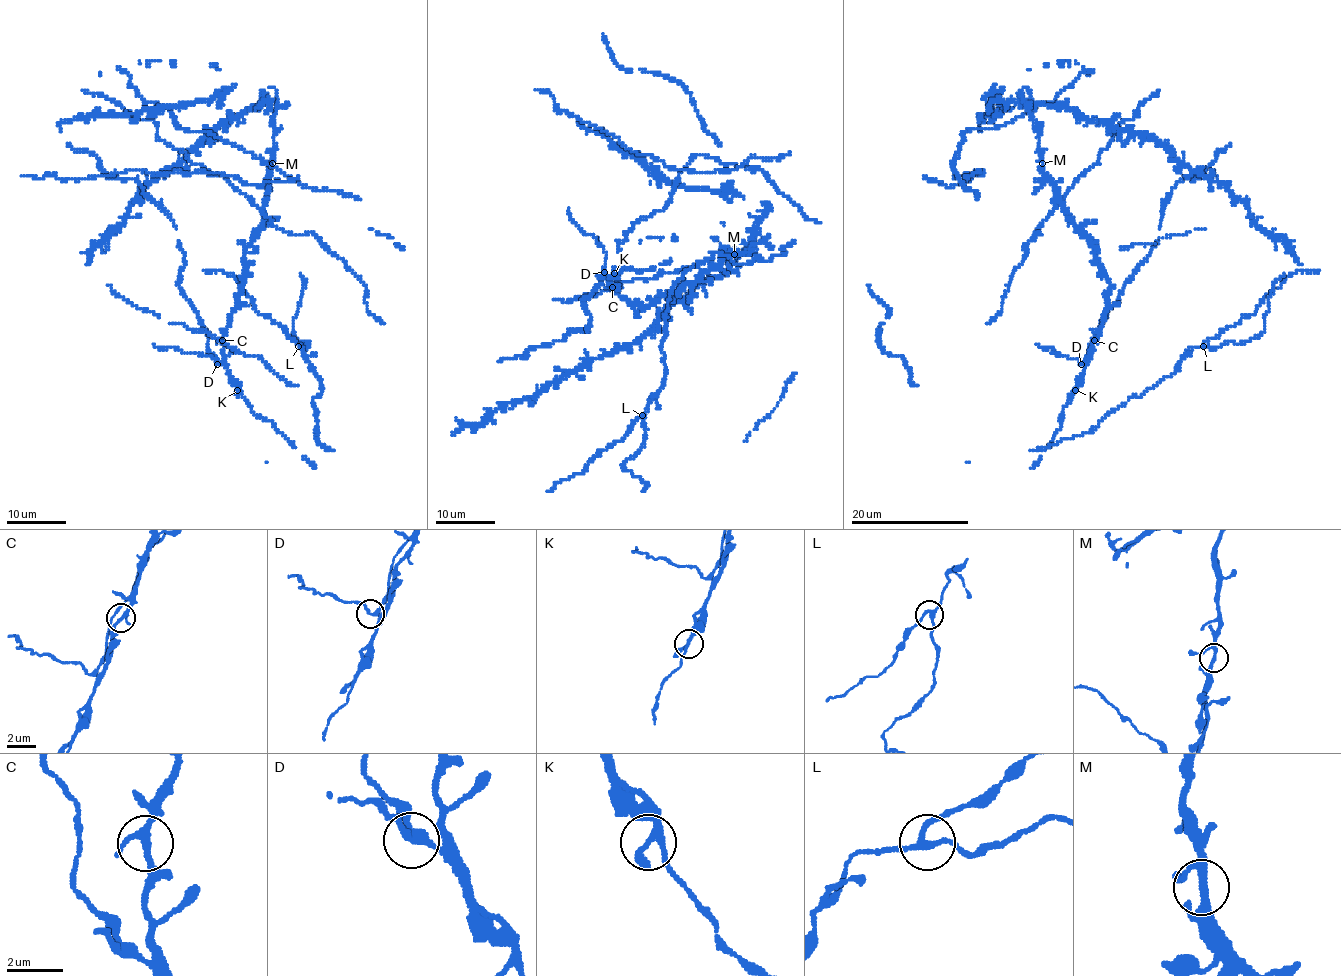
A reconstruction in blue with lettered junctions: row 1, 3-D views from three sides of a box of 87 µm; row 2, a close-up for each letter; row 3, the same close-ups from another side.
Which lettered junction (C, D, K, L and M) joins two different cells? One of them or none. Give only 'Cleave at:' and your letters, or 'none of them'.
Cleave at: D

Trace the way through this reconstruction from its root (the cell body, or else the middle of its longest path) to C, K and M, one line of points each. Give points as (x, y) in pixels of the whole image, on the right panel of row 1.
C: (1077, 227), (1078, 233), (1094, 250), (1100, 272), (1109, 283), (1107, 308), (1101, 333), (1094, 340)
K: (1077, 227), (1078, 233), (1094, 250), (1100, 272), (1109, 287), (1101, 333), (1093, 343), (1091, 356), (1075, 390)
M: (1077, 227), (1070, 219), (1054, 181), (1044, 171), (1042, 163)

